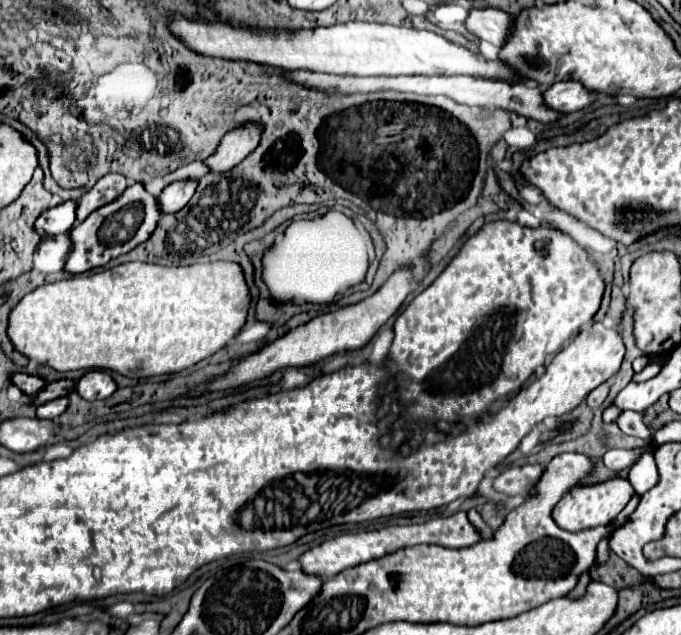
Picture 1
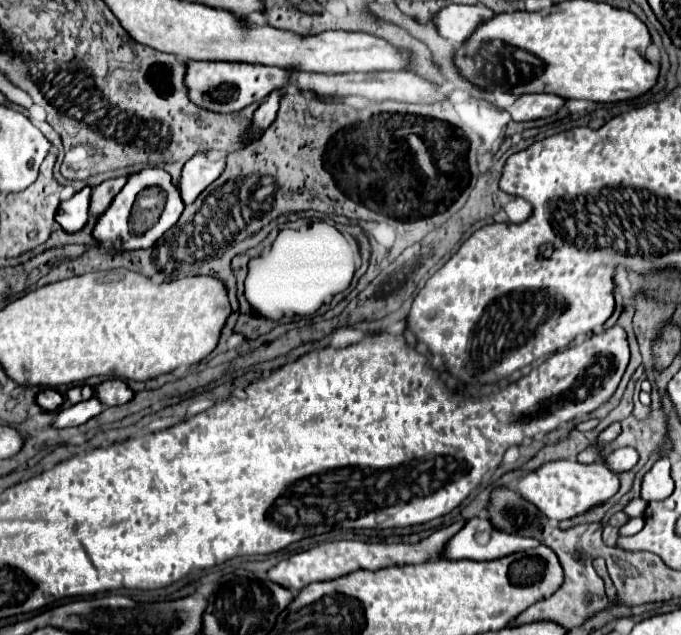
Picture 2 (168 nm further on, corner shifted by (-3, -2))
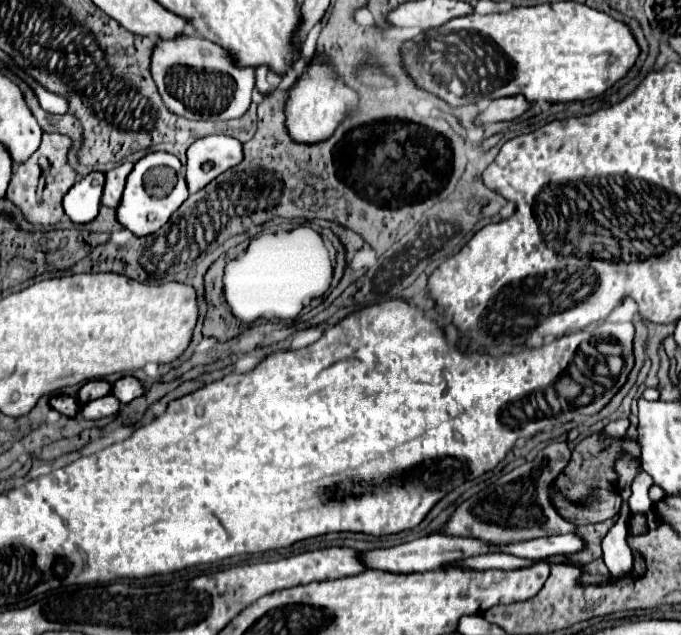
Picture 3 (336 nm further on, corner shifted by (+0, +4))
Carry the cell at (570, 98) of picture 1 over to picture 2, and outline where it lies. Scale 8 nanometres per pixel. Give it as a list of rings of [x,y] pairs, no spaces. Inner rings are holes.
[[[531,93],[521,95],[507,111],[511,113],[513,121],[533,121],[555,115],[565,105],[565,99],[559,95],[547,95],[547,93]]]

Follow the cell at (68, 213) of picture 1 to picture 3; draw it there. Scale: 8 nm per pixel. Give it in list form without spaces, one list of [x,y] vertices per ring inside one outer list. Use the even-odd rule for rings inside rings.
[[[94,171],[78,181],[64,197],[64,211],[74,223],[90,223],[96,219],[104,191],[104,173]]]

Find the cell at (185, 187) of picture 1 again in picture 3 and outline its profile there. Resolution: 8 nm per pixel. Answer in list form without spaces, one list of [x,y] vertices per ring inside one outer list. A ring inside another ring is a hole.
[[[208,135],[192,143],[186,161],[186,183],[190,193],[200,191],[220,173],[242,163],[242,143],[228,135]]]

